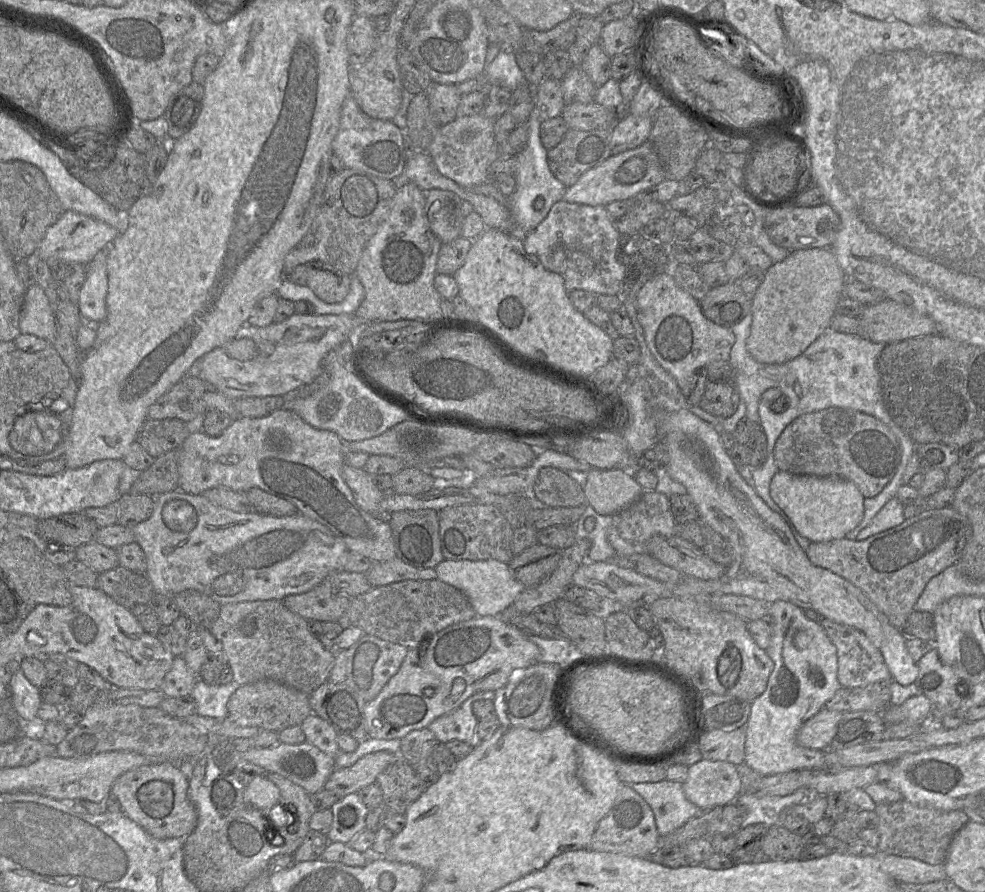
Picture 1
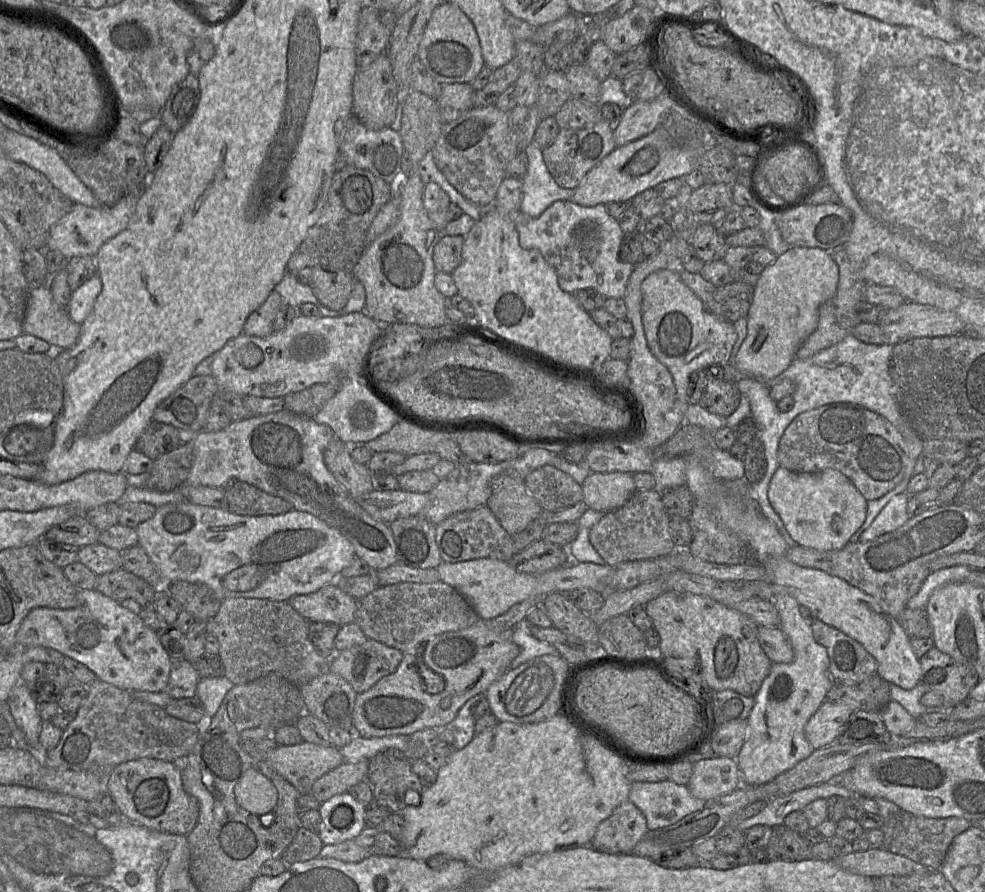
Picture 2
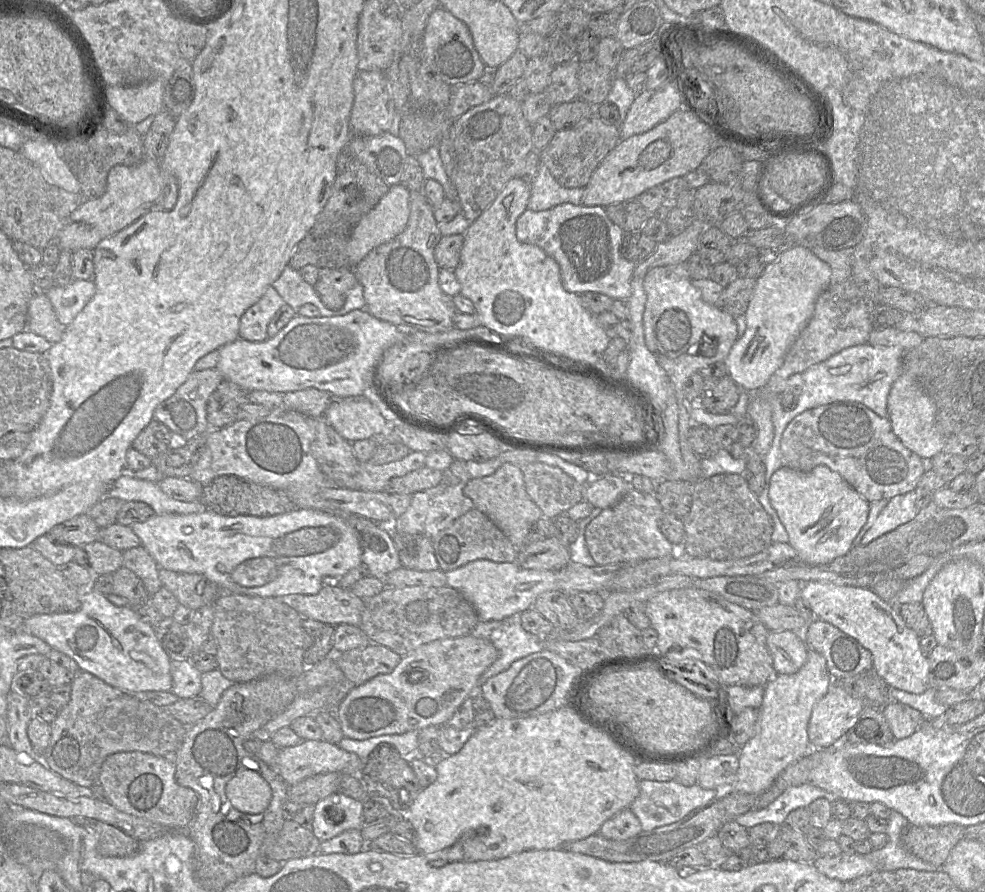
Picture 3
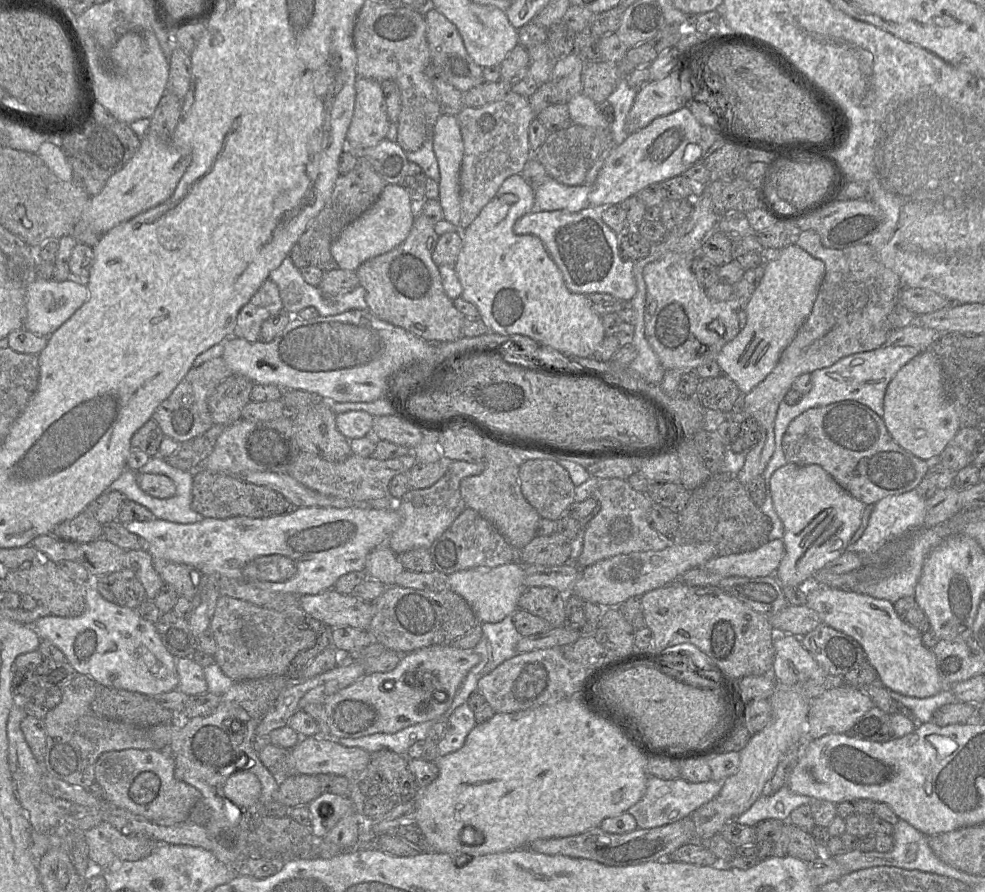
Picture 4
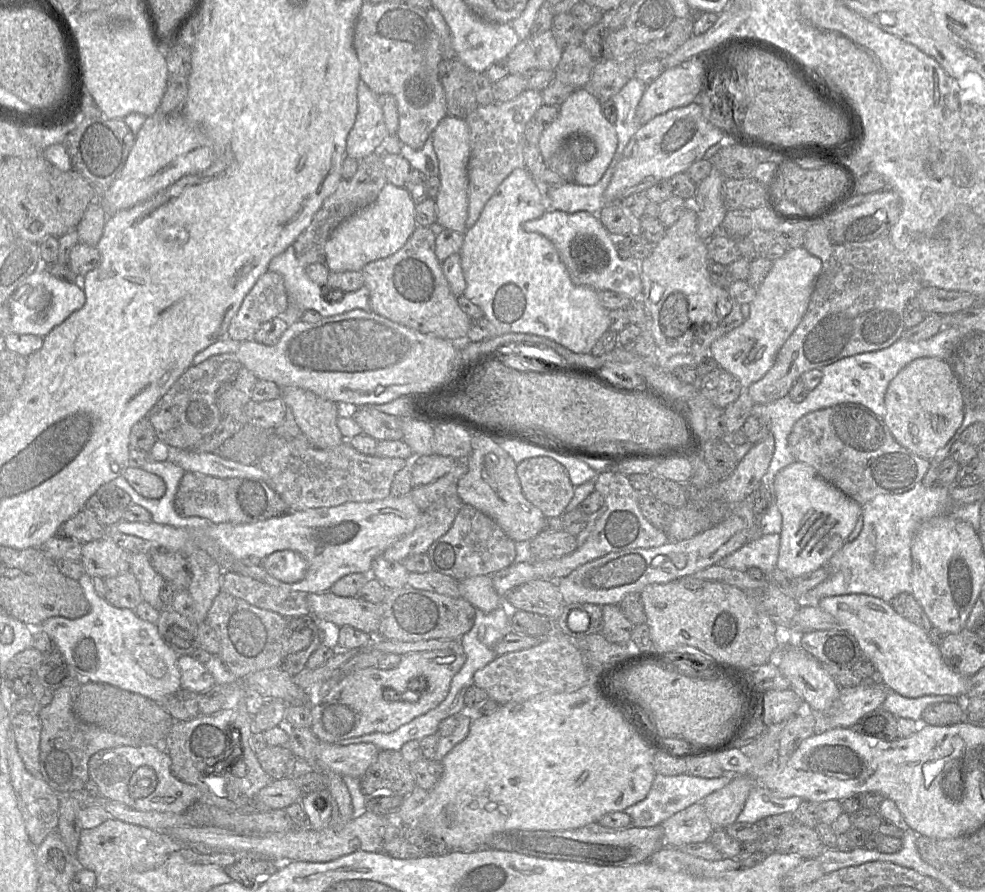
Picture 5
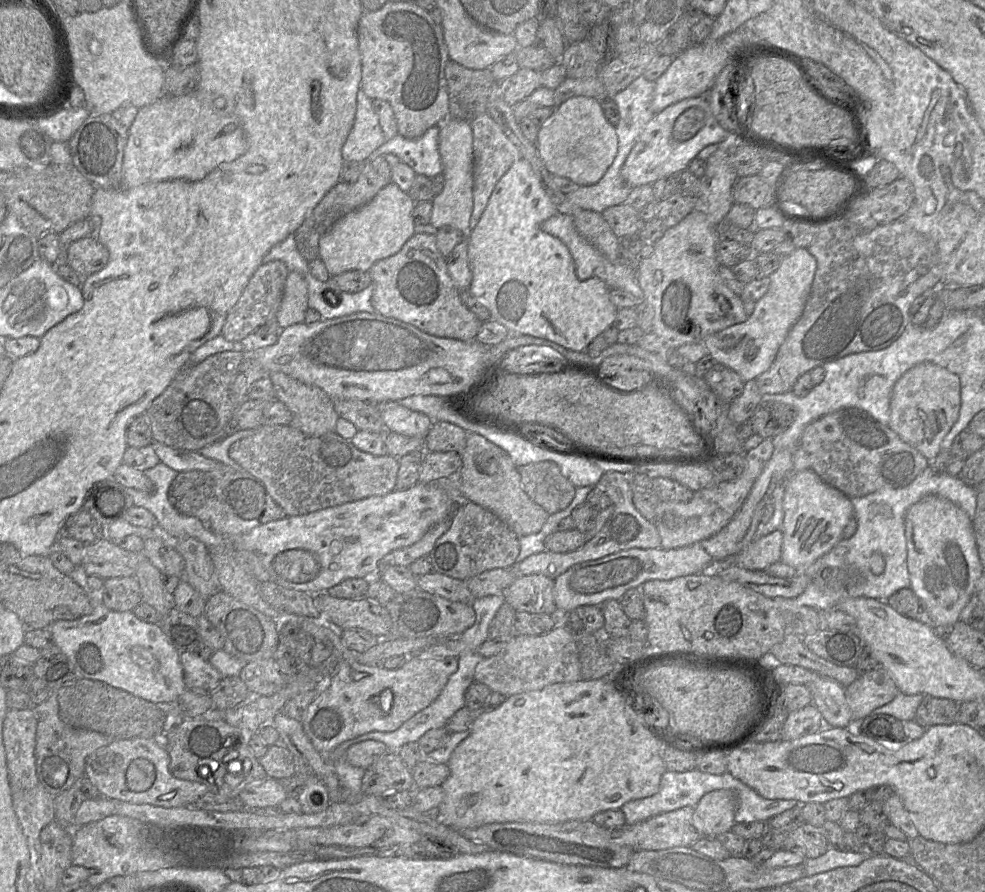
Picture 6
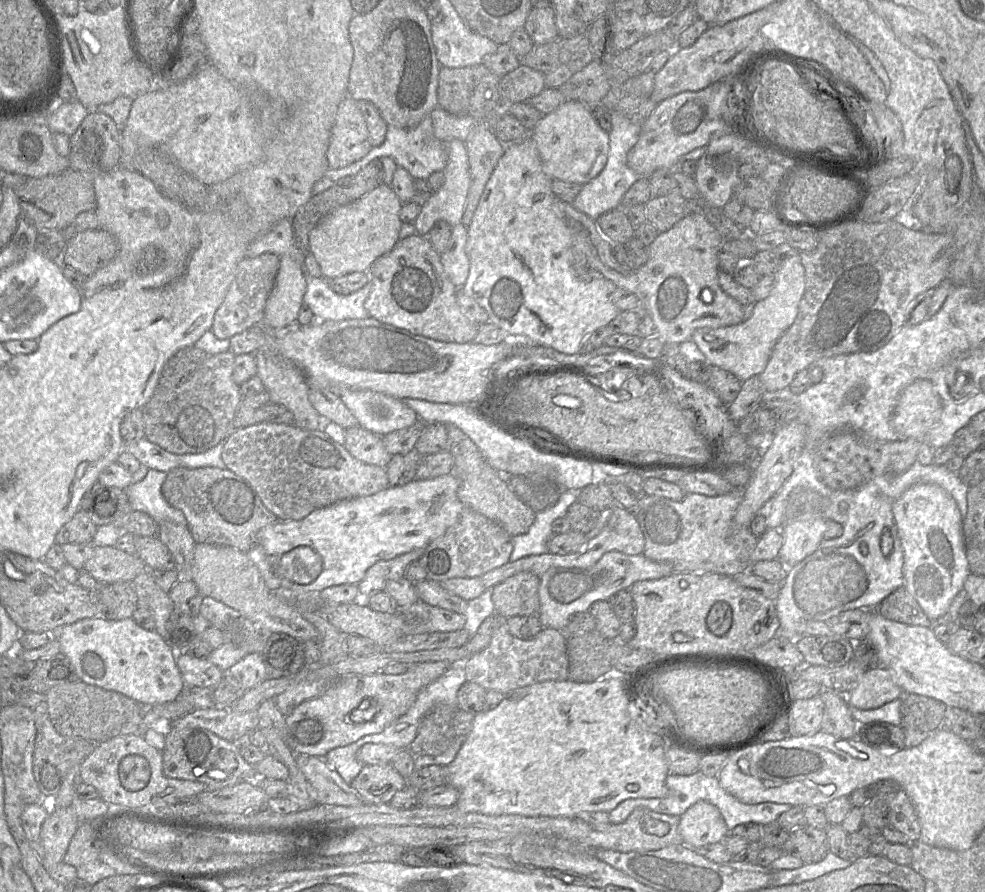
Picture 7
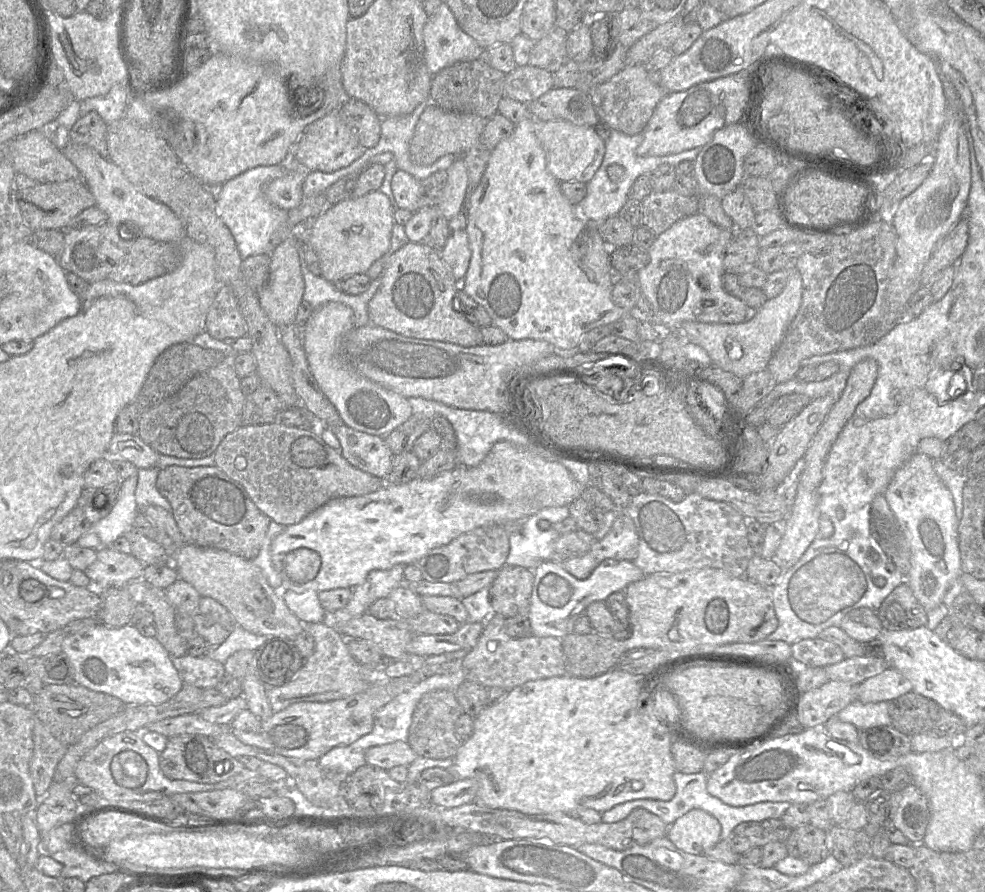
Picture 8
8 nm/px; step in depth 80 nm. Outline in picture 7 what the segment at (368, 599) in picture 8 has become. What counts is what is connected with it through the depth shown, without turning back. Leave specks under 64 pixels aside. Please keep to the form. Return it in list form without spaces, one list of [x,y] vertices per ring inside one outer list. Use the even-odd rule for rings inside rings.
[[[417,548],[390,560],[378,561],[371,566],[363,580],[358,583],[360,599],[368,599],[372,594],[384,591],[386,583],[390,580],[405,577],[408,566],[418,561],[424,552],[425,548]]]

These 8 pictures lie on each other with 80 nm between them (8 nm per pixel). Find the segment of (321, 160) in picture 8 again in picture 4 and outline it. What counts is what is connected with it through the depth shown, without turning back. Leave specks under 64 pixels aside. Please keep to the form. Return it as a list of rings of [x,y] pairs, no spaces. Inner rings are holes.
[[[358,76],[355,105],[346,134],[346,148],[354,153],[376,146],[390,127],[381,82]]]

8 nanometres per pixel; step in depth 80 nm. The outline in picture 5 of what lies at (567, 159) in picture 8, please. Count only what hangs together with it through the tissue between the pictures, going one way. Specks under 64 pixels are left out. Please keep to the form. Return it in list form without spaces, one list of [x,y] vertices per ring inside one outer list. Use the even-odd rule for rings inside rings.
[[[586,88],[575,90],[559,106],[559,114],[556,120],[542,131],[537,147],[545,163],[565,141],[574,136],[585,137],[591,140],[596,147],[595,155],[578,165],[574,176],[574,183],[582,186],[592,186],[602,178],[609,167],[617,148],[618,139],[615,127],[605,119],[601,112],[600,101]]]

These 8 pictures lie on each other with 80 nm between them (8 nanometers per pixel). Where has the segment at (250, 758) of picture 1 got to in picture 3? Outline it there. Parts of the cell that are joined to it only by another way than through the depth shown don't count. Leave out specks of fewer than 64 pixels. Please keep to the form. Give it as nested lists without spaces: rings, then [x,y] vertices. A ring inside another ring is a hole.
[[[324,739],[302,740],[296,746],[279,750],[276,772],[288,786],[291,786],[317,774],[338,772],[345,775],[359,775],[363,762],[358,755],[343,750],[338,744],[332,744]]]

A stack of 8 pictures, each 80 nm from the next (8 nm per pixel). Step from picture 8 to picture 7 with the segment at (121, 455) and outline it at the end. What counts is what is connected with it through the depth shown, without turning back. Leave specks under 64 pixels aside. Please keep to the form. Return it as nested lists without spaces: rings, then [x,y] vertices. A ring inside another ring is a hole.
[[[145,437],[126,441],[124,451],[133,454],[141,465],[149,469],[168,473],[175,468],[182,467],[179,455],[164,450]]]

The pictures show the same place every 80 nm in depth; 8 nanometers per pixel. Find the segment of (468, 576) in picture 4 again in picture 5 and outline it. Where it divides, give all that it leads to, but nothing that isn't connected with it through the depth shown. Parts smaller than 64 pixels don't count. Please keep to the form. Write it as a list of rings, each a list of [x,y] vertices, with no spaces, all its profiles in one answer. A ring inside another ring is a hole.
[[[492,575],[470,577],[458,582],[461,597],[475,609],[490,613],[503,602],[493,587]]]

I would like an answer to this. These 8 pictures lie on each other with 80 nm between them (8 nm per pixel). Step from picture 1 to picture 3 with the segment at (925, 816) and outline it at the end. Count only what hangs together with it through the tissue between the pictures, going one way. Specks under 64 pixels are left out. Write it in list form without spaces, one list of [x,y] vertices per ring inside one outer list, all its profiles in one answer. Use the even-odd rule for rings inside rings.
[[[909,824],[902,831],[901,842],[908,852],[941,869],[953,847],[964,838],[964,832],[965,827],[957,824]]]

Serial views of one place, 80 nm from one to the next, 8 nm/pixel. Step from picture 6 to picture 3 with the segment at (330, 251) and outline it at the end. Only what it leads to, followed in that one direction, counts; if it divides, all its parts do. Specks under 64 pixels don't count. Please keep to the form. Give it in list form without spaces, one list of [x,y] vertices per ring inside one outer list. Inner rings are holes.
[[[401,184],[391,186],[377,205],[353,228],[346,252],[349,268],[354,268],[374,248],[389,242],[405,229],[410,214],[410,194]]]

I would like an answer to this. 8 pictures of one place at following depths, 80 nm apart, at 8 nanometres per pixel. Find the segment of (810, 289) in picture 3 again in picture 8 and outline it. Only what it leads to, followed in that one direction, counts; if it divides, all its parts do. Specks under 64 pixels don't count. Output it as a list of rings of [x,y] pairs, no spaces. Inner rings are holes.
[[[792,262],[783,291],[758,308],[751,320],[737,324],[686,321],[681,325],[681,337],[704,348],[713,364],[744,379],[754,372],[767,368],[771,357],[795,319],[801,303],[802,277]]]

